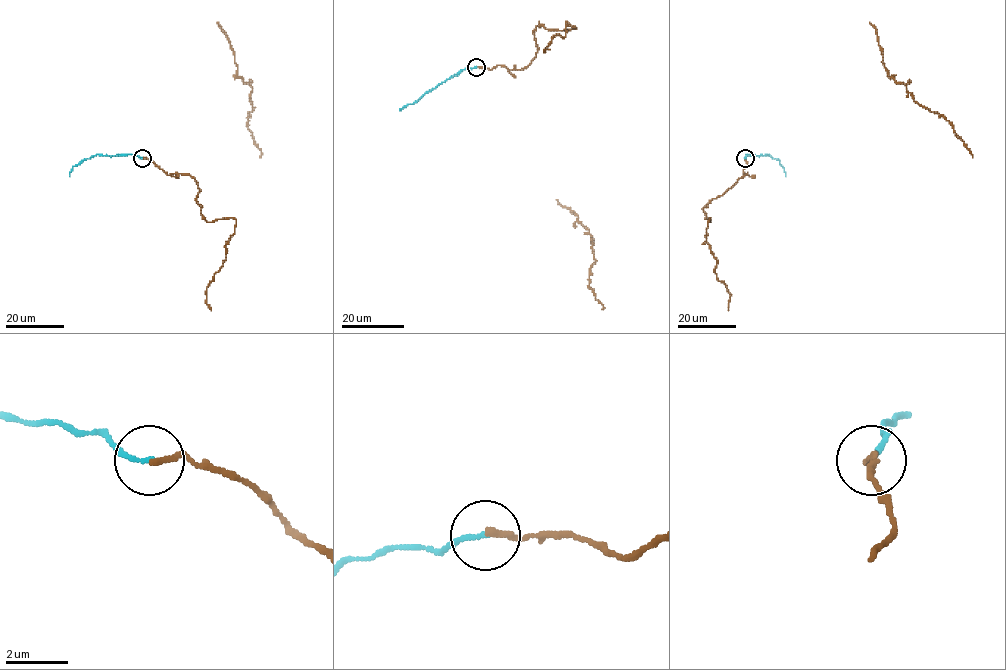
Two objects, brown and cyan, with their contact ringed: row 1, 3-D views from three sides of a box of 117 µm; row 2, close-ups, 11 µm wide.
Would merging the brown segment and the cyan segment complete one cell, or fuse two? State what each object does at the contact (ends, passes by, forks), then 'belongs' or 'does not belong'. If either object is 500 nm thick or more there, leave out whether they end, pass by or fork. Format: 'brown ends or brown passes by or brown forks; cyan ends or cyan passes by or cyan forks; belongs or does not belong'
brown ends; cyan ends; belongs

